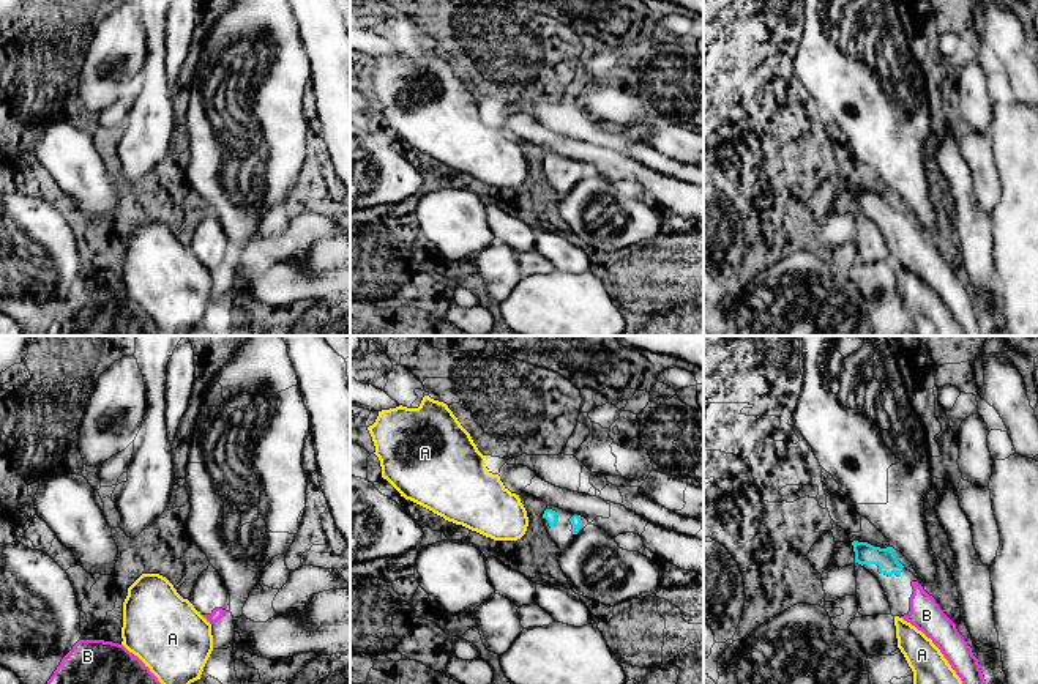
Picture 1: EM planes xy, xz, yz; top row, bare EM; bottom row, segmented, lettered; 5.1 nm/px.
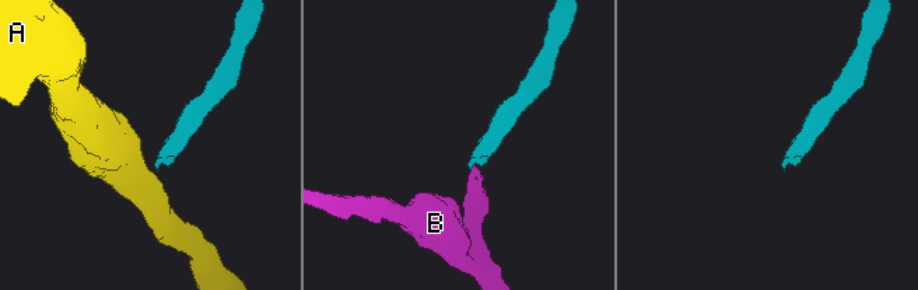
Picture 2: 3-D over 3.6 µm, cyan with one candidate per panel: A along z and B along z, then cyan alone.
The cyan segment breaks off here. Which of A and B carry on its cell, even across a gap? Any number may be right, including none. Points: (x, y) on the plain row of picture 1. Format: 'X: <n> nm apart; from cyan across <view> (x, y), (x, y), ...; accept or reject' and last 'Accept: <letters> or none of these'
A: 80 nm apart; from cyan across xz (543, 164), (527, 164); reject
B: 70 nm apart; from cyan across yz (899, 223), (912, 229); accept
Accept: B

